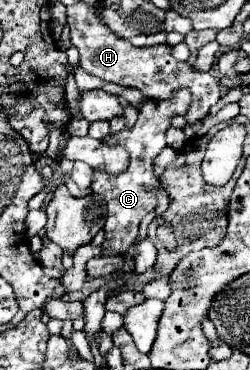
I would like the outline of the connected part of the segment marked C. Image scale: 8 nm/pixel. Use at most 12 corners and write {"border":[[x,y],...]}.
{"border":[[189,92],[149,100],[137,122],[103,138],[129,152],[121,174],[93,172],[105,194],[103,256],[133,246],[157,206],[155,156]]}

